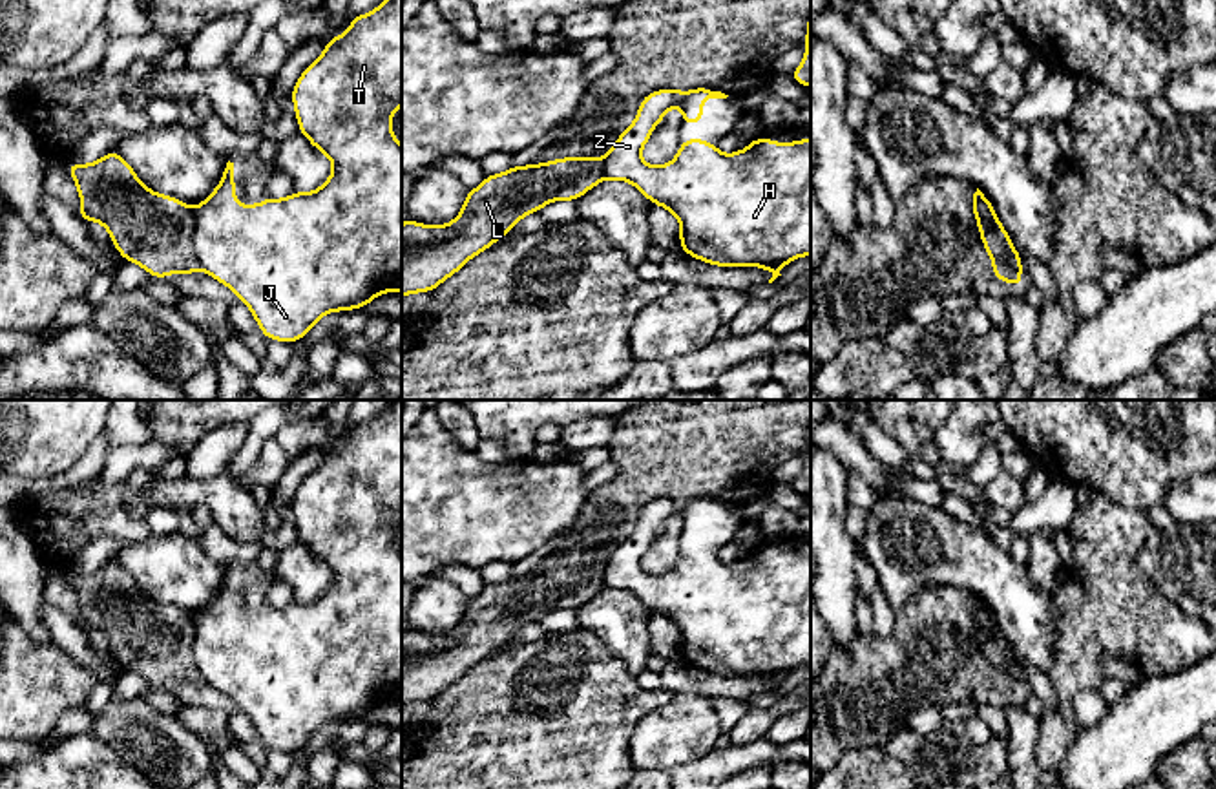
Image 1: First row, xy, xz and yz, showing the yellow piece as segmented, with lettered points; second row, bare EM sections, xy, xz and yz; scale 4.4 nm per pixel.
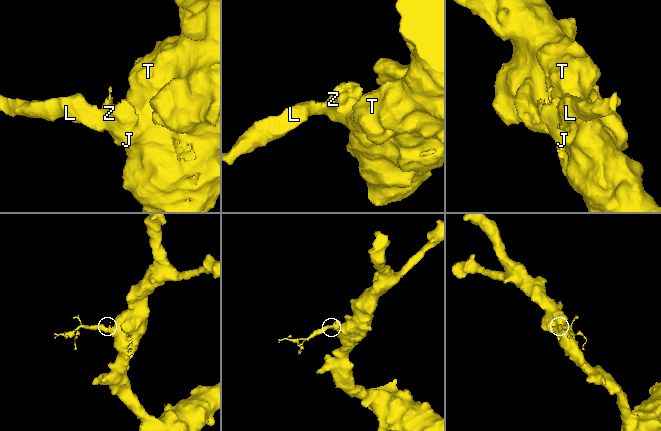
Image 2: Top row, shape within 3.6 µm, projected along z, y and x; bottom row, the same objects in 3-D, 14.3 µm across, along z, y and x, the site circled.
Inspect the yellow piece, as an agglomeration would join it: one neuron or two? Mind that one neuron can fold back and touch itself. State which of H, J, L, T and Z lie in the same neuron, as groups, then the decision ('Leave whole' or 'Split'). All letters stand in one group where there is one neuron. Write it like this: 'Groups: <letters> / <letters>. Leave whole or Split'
Groups: H J T Z / L. Split

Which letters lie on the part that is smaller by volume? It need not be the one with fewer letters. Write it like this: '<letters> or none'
L

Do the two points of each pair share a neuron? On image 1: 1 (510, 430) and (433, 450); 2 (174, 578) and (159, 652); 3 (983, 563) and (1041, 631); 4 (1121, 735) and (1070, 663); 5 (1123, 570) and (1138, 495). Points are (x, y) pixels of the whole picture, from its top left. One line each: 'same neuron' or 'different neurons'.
1: different neurons
2: different neurons
3: same neuron
4: different neurons
5: different neurons

